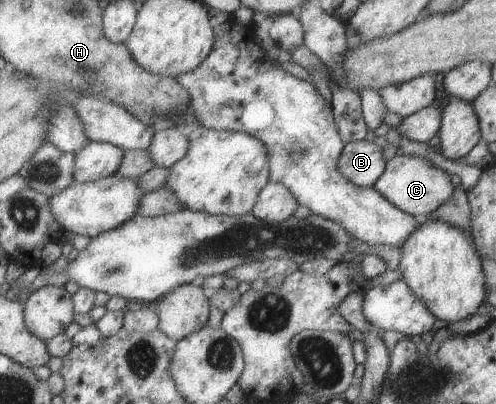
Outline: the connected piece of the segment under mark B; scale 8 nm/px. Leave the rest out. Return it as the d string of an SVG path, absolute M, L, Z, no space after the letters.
M366 140L347 142L337 161L339 173L358 186L374 187L383 175L386 161L383 149Z

